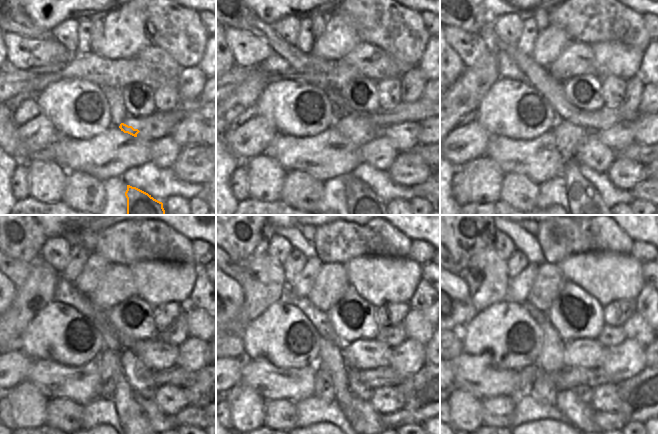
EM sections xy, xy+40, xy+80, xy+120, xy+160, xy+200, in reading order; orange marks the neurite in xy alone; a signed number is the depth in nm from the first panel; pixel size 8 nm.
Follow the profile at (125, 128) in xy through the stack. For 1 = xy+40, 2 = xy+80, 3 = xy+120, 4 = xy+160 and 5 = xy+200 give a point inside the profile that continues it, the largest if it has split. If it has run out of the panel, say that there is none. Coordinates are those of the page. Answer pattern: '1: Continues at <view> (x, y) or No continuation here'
1: Continues at xy+40 (352, 133)
2: Continues at xy+80 (581, 194)
3: Continues at xy+120 (131, 417)
4: Continues at xy+160 (330, 358)
5: Continues at xy+200 (550, 360)

